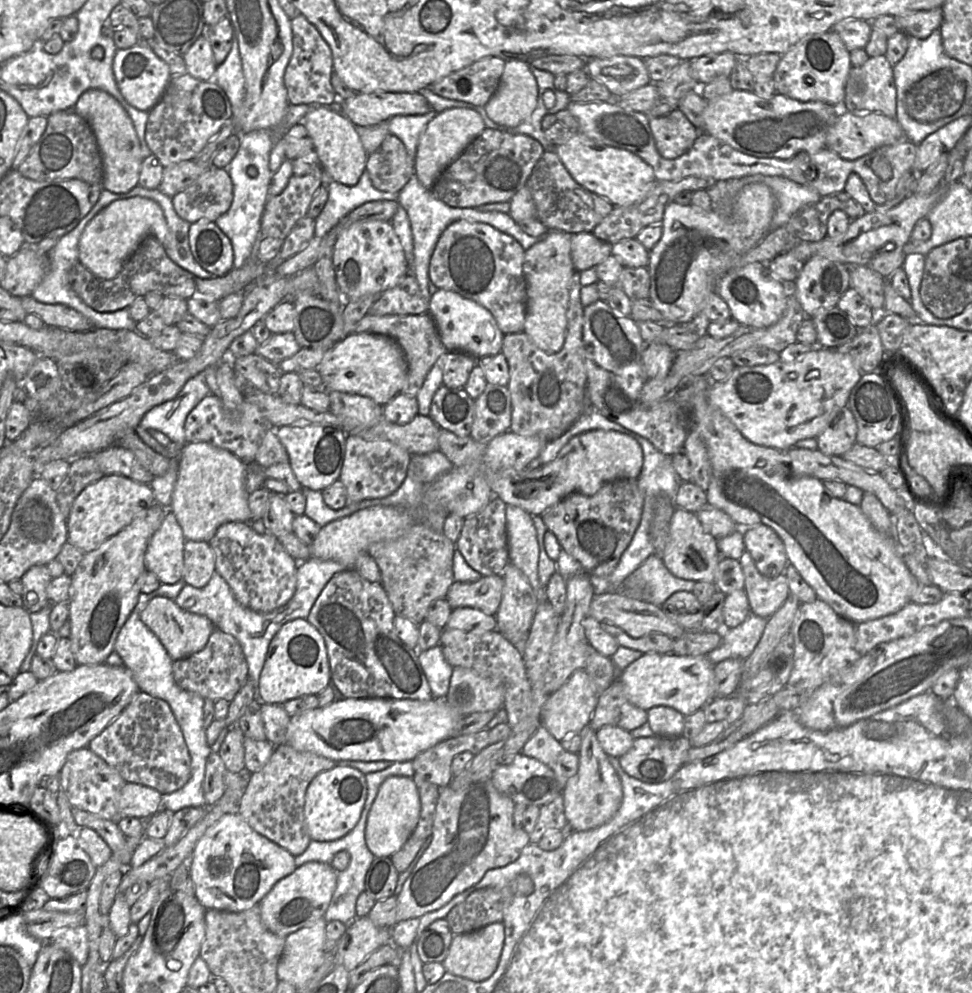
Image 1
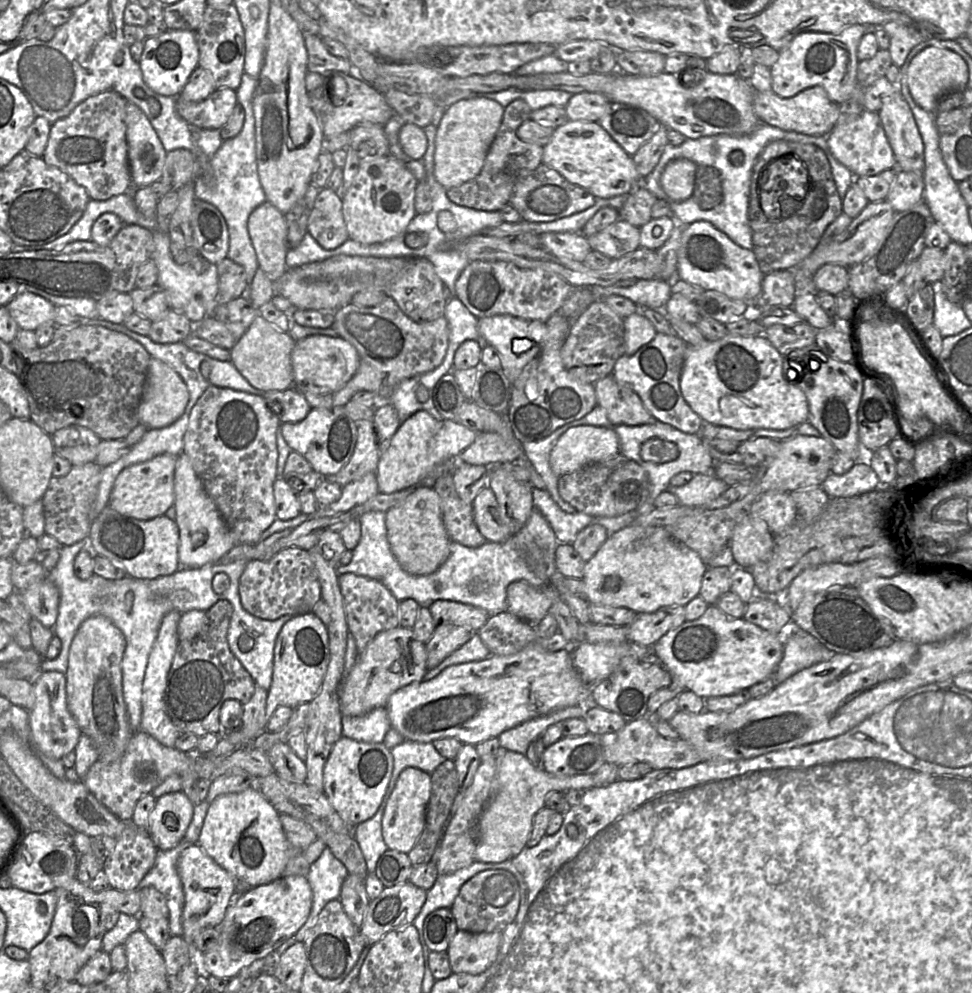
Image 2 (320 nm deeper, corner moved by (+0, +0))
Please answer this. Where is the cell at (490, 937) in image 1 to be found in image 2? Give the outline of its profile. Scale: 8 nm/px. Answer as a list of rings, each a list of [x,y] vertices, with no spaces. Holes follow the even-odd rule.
[[[458,930],[450,941],[447,954],[453,973],[478,975],[496,960],[502,932],[470,933]]]

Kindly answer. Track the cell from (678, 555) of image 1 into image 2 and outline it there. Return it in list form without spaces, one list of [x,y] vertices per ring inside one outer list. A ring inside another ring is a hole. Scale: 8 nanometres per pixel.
[[[709,605],[701,617],[685,621],[661,637],[652,646],[652,653],[658,656],[670,671],[672,681],[679,682],[684,690],[692,691],[707,699],[734,694],[770,678],[783,658],[784,635],[764,630],[743,618],[732,618],[716,605]]]

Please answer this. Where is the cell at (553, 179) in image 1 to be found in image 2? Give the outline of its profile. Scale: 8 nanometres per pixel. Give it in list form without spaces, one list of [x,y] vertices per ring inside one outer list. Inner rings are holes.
[[[541,163],[534,171],[520,177],[513,188],[509,203],[526,222],[552,222],[578,212],[596,203],[596,197],[584,188],[568,182],[553,168]]]

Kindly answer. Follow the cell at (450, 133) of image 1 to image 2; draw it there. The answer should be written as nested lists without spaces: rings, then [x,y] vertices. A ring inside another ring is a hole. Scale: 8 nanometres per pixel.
[[[487,98],[463,99],[448,108],[437,126],[434,151],[434,176],[446,190],[474,179],[501,125],[504,108]]]

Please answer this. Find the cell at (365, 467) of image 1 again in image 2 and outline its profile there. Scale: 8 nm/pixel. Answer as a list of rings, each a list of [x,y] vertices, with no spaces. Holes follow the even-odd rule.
[[[375,472],[342,487],[340,498],[325,508],[318,508],[310,518],[326,518],[346,513],[379,494]]]

